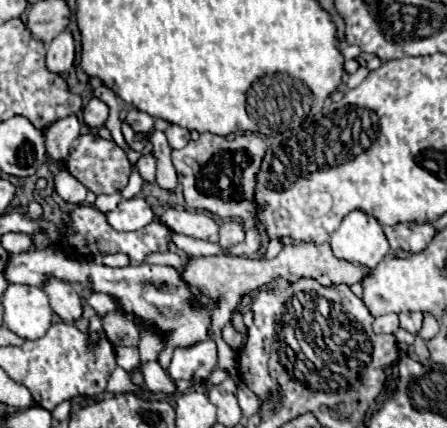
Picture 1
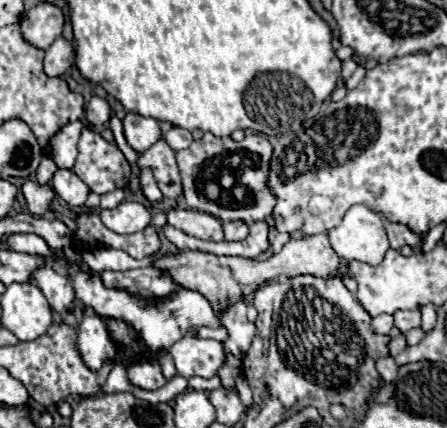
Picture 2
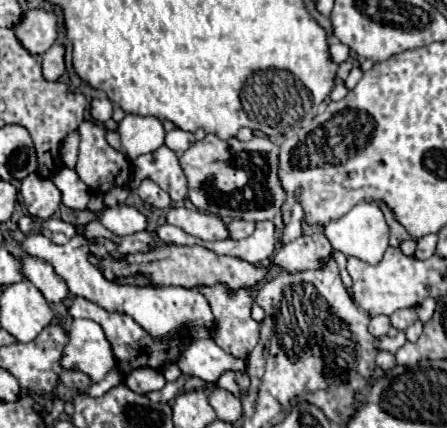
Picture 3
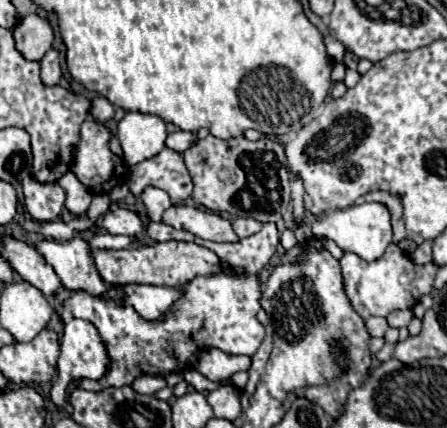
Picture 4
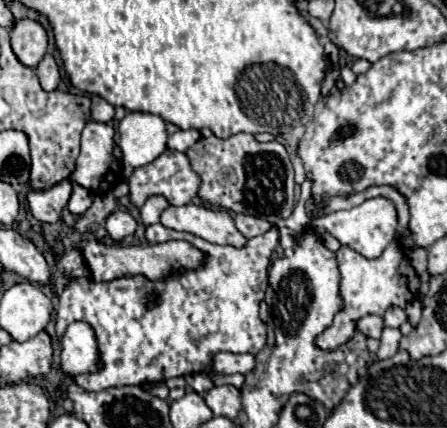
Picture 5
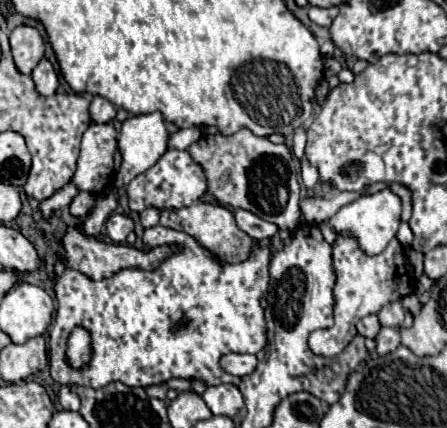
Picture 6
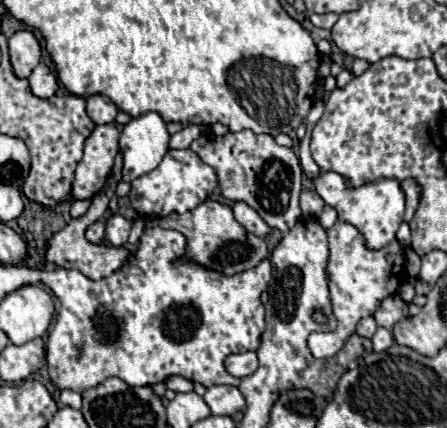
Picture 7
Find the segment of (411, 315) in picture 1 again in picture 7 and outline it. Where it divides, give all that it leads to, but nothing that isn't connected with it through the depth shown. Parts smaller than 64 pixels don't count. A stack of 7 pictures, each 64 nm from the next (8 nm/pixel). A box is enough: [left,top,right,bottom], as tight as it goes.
[374,294,404,328]

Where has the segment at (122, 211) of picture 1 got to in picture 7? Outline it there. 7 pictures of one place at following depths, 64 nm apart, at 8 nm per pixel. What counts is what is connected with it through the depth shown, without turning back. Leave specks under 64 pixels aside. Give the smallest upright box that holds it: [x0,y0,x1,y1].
[106,214,132,246]

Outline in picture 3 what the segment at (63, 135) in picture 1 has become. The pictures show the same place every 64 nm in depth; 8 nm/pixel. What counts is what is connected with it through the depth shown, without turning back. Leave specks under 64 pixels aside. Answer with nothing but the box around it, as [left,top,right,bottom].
[60,130,80,168]

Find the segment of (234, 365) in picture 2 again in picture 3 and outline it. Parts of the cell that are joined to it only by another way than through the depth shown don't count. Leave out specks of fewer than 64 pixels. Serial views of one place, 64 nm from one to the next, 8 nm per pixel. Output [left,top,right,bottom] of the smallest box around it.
[218,372,242,396]

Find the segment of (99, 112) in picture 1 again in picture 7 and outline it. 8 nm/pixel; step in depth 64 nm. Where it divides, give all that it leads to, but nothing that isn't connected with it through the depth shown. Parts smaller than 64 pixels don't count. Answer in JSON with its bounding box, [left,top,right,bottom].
[88,96,118,124]

